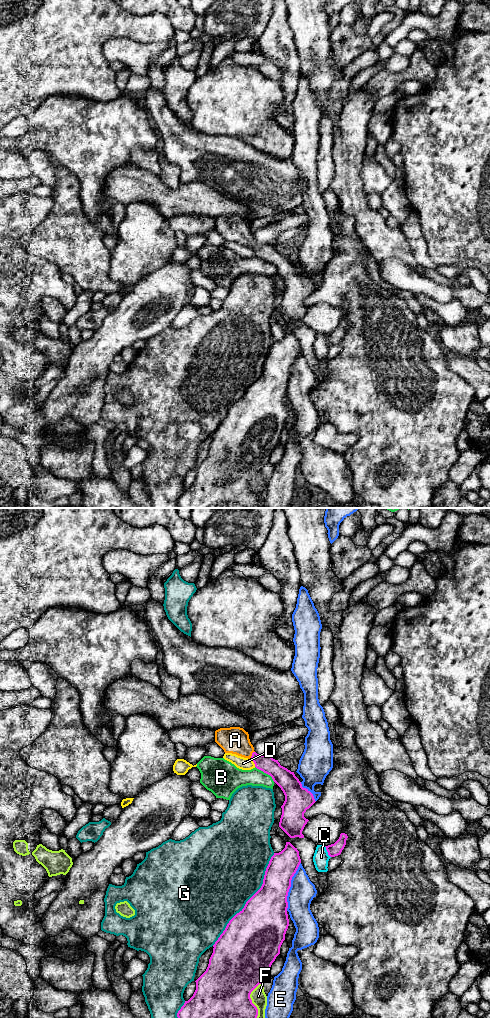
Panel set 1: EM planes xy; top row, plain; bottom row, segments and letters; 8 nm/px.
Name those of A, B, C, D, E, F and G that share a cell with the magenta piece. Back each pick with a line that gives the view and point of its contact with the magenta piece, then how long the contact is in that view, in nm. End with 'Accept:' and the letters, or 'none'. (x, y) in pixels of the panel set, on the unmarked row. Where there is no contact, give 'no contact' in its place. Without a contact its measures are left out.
A: xy (252, 243) | 80 nm
Accept: A

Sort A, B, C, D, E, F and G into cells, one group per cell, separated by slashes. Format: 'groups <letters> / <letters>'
groups A / B / C / D / E / F / G

